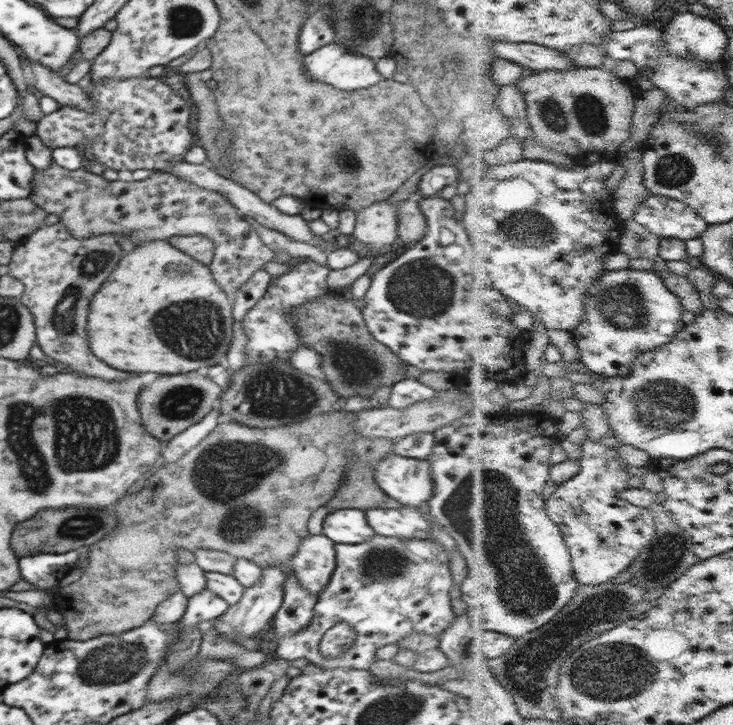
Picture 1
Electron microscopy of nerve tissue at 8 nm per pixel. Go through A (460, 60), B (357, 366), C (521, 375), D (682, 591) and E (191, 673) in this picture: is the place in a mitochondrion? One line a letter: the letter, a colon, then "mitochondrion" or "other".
A: mitochondrion
B: mitochondrion
C: other
D: other
E: mitochondrion

